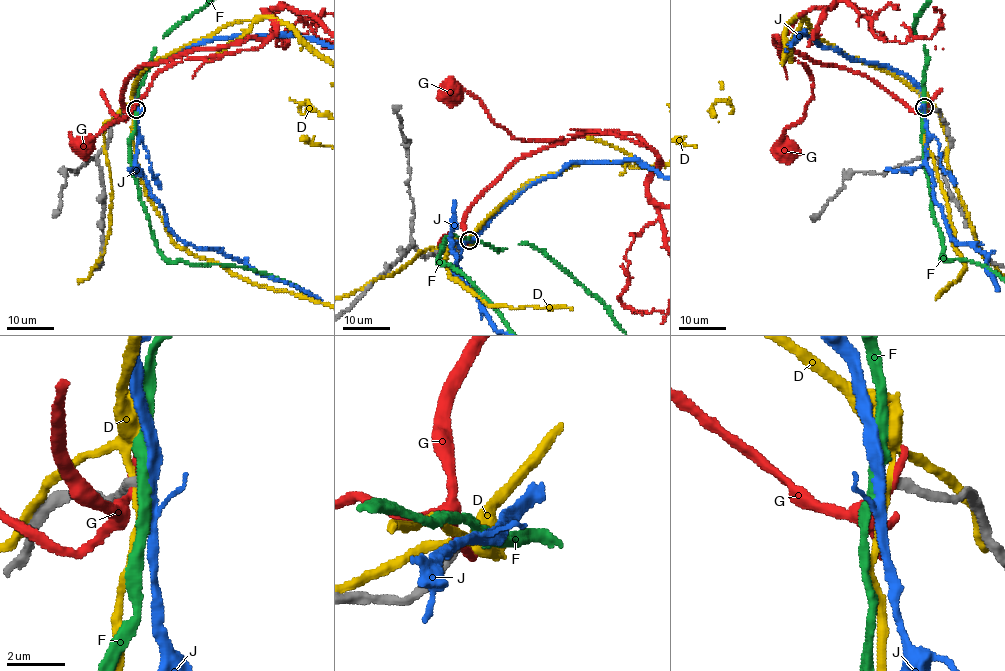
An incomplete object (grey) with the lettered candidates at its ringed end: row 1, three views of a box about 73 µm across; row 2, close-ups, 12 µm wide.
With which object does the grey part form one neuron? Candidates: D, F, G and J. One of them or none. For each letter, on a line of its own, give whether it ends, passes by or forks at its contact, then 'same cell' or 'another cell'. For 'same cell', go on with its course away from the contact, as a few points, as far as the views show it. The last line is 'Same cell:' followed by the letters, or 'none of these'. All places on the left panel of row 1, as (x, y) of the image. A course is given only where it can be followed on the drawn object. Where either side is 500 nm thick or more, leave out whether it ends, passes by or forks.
D: it passes by | another cell
F: it passes by | another cell
G: it passes by | another cell
J: it forks | same cell
Same cell: J

